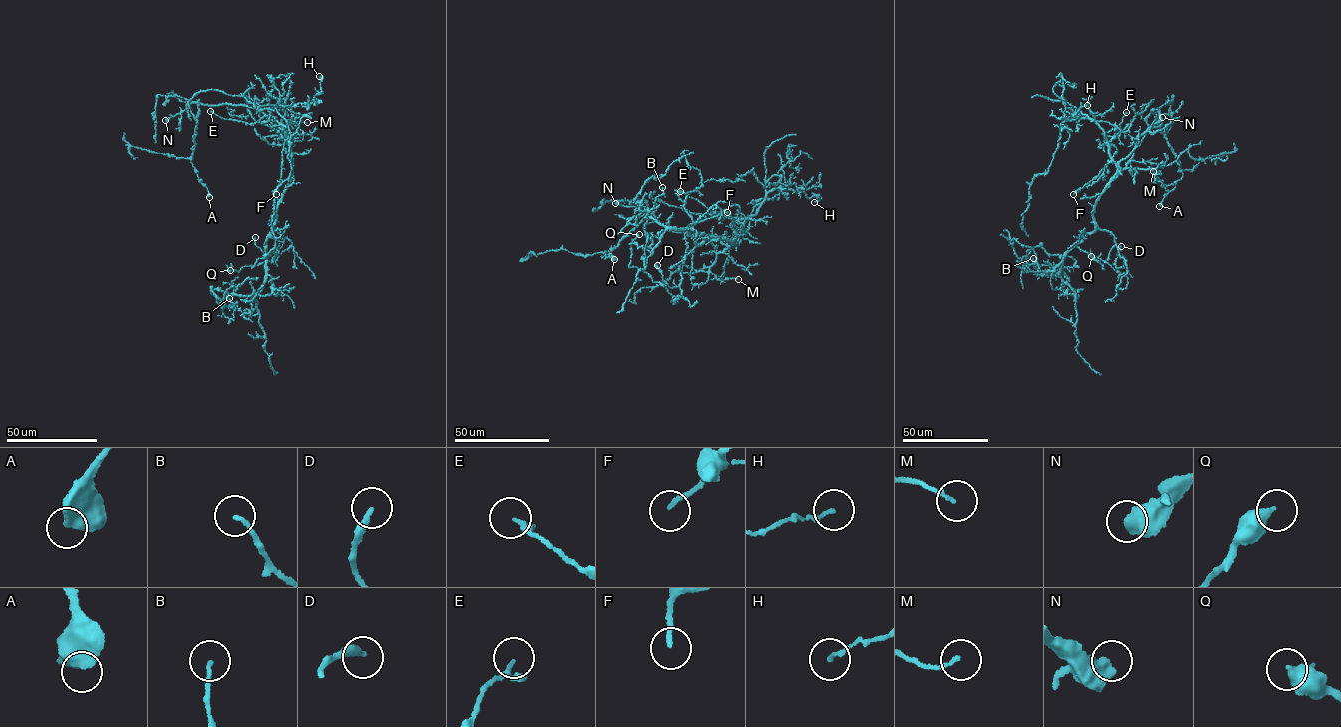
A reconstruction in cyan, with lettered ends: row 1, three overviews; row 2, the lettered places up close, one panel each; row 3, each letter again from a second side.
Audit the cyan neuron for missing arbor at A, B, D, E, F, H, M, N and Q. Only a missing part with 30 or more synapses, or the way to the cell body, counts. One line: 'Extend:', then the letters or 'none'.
Extend: none

